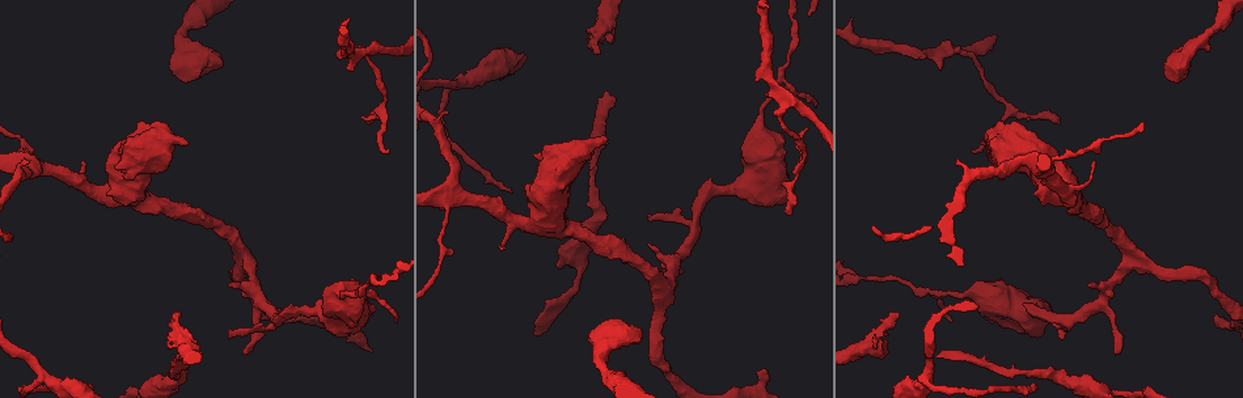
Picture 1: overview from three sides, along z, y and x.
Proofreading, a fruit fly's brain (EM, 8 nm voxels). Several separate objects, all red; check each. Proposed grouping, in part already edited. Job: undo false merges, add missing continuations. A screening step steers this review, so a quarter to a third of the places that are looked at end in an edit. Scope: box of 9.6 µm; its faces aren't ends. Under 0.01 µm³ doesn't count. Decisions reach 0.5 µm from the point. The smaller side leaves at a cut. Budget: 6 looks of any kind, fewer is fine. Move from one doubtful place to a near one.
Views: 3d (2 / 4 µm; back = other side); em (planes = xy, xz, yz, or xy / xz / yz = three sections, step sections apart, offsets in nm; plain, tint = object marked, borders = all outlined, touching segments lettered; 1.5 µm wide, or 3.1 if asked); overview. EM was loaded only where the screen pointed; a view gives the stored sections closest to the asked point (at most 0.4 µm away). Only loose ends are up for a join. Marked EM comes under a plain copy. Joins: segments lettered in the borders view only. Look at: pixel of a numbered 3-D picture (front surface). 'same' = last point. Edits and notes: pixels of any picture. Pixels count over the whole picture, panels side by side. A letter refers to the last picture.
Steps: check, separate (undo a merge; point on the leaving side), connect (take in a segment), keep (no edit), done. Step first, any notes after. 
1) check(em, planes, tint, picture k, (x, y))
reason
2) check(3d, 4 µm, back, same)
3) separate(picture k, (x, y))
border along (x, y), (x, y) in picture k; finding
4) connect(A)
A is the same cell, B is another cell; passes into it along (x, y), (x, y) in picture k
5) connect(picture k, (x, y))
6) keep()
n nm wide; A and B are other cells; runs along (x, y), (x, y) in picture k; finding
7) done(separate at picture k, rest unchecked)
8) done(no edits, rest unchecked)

check(em, xy, step 8, borders, picture 1, (1036, 387))
tapers out

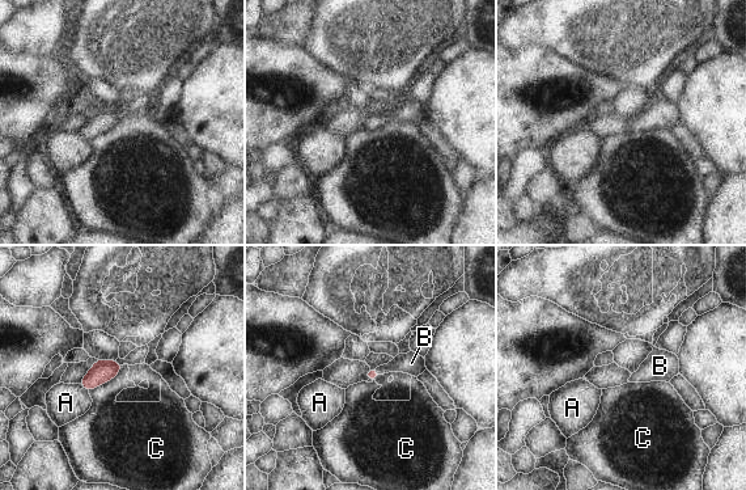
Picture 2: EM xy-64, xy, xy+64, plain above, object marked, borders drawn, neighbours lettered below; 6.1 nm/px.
check(em, planes, borders, same)
cut it another way

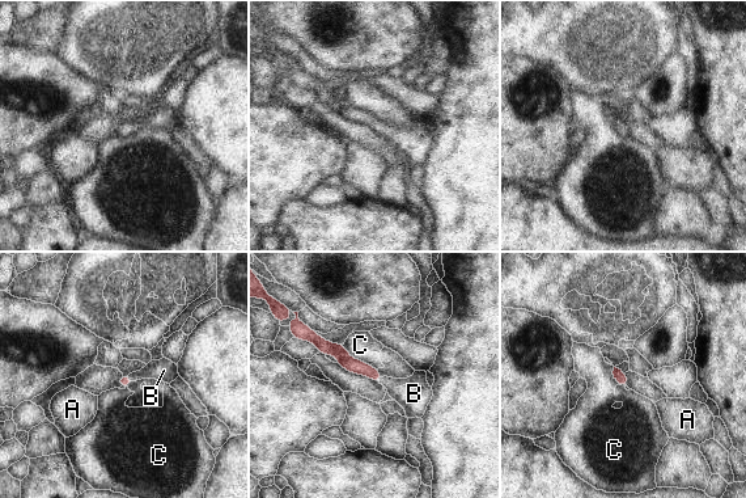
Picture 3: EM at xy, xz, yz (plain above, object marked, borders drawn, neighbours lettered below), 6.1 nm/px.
connect(B)
80 nm wide; B is the same cell, A and C are other cells; passes into it along (348, 363), (381, 379), (414, 393) in picture 3; the cell continues

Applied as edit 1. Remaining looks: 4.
check(em, planes, tint, picture 1, (465, 80))
sudden change in width

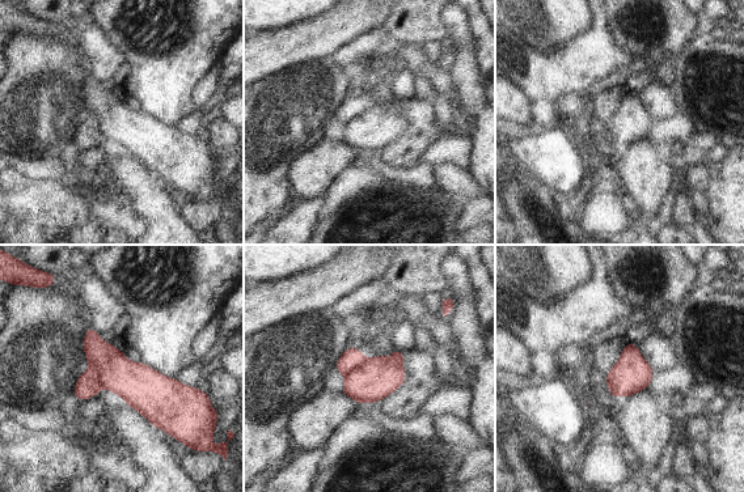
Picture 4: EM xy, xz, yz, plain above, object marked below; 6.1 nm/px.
check(em, planes, borders, same)

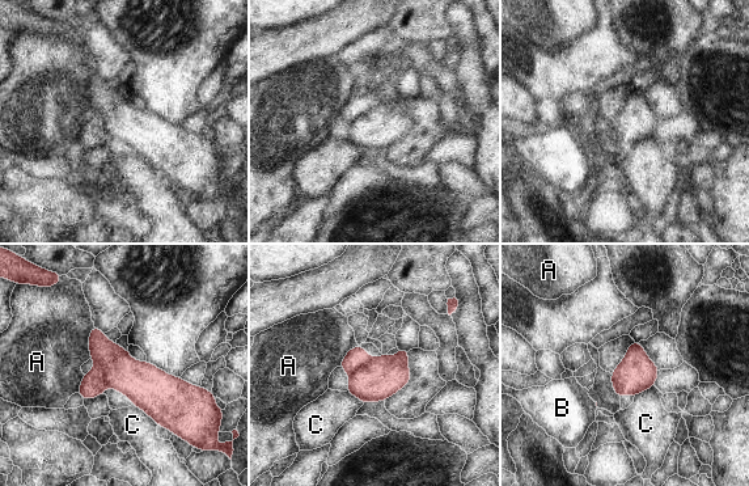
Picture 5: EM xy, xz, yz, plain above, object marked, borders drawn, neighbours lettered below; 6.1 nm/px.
separate(picture 5, (93, 384))
240 nm wide; A, B and C are other cells; border along (96, 362), (102, 370), (106, 385) in picture 5; a second cell is stuck on

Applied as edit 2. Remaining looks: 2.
check(em, xy, step 4, tint, picture 1, (1058, 124))

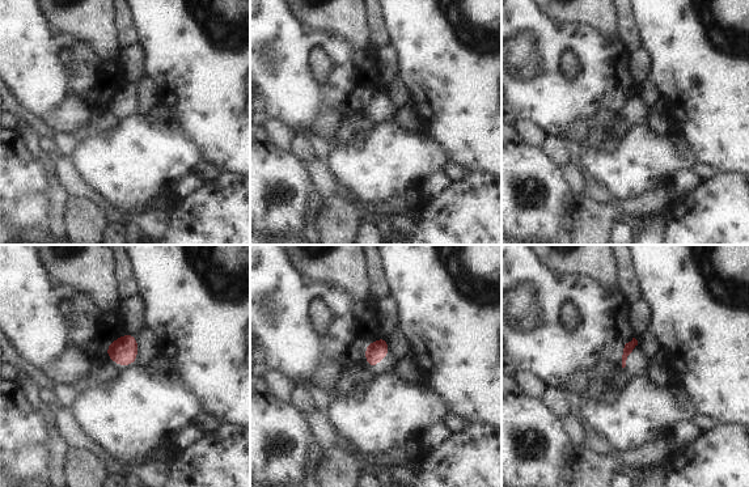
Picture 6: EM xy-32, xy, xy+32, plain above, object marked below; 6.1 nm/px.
check(em, planes, borders, same)
another direction

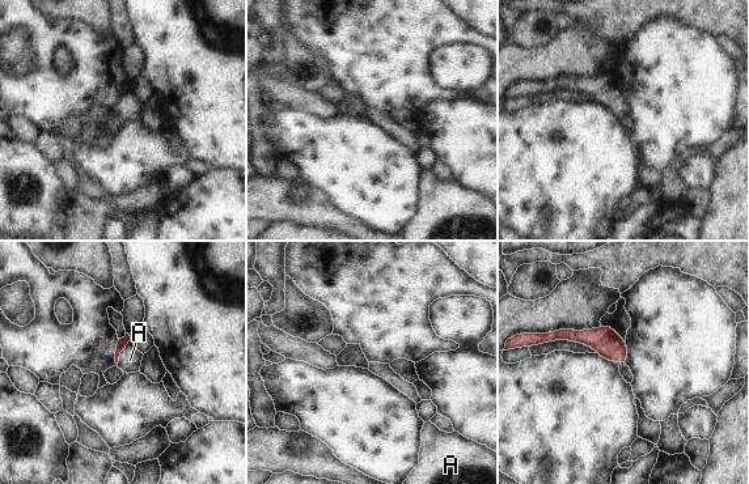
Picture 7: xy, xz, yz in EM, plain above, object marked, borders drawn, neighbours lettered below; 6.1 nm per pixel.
connect(A)
A touches over 170 nm; A is the same cell; passes into it along (123, 342), (121, 351), (130, 360) in picture 7; the cell continues

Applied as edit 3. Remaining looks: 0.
done(connect at picture 3, separate at picture 5, connect at picture 7, rest unchecked)

